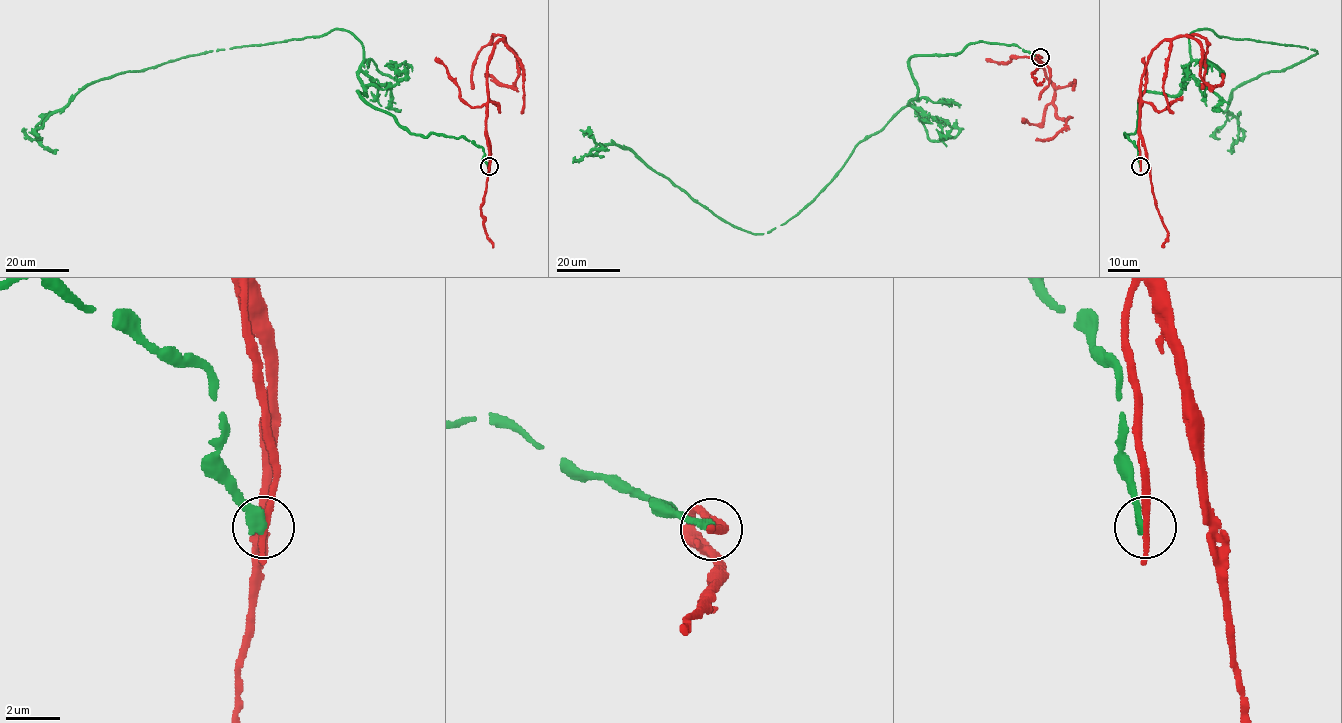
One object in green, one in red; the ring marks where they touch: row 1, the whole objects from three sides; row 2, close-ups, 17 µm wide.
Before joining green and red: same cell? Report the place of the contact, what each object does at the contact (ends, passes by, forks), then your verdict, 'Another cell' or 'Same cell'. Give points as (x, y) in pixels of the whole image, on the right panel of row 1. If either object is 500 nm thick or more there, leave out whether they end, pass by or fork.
Place: (1140, 166). At the ring green ends. At the ring red passes by. Another cell

